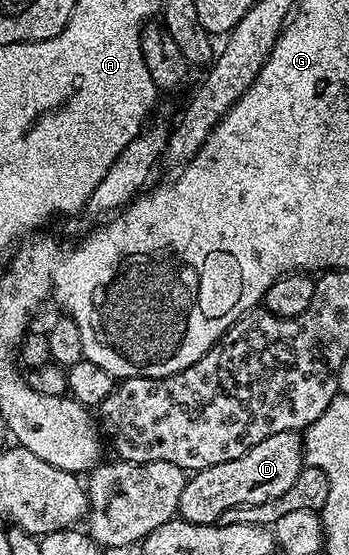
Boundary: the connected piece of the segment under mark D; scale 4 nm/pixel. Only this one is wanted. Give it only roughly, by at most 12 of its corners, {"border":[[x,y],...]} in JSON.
{"border":[[294,430],[237,460],[194,471],[178,517],[221,512],[277,500],[304,465]]}

